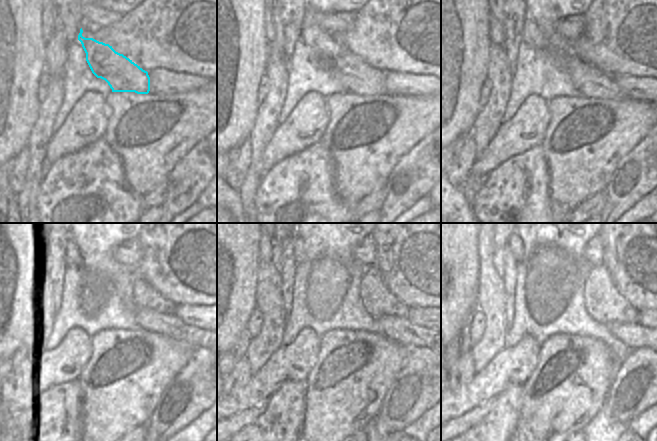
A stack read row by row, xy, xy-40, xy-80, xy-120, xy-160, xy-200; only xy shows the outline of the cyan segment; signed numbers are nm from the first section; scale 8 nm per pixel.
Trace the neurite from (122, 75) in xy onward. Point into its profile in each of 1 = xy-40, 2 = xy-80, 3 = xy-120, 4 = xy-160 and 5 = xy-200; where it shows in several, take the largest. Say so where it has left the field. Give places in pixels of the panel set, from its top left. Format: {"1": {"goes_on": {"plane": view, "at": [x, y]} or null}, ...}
{"1": {"goes_on": {"plane": "xy-40", "at": [355, 75]}}, "2": {"goes_on": {"plane": "xy-80", "at": [591, 82]}}, "3": {"goes_on": {"plane": "xy-120", "at": [170, 325]}}, "4": {"goes_on": {"plane": "xy-160", "at": [401, 330]}}, "5": {"goes_on": {"plane": "xy-200", "at": [634, 336]}}}

